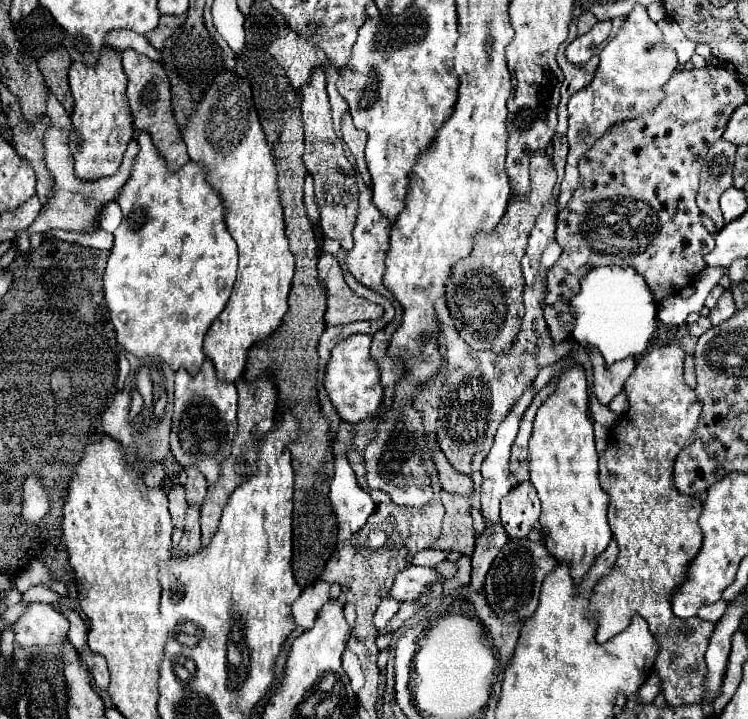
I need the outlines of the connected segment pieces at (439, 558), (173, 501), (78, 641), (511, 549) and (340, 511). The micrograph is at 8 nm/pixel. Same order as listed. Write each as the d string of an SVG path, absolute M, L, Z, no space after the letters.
M422 550L420 554L416 554L416 558L412 558L412 564L434 568L438 562L444 562L446 556L448 556L448 552L444 552L444 550Z
M176 486L172 488L172 492L168 494L168 500L170 500L170 514L172 514L172 522L176 528L184 530L184 518L186 518L186 498L184 498L184 488L182 486Z
M62 606L60 608L68 622L70 622L70 632L68 632L68 642L72 642L72 646L76 648L76 652L82 656L84 654L84 648L86 648L86 638L88 638L88 628L86 624L82 622L82 618L78 616L76 610L72 610L70 606Z
M508 540L486 574L484 594L488 606L506 624L528 620L538 608L540 586L546 574L550 574L556 568L556 564L558 562L544 550L544 544L532 540Z
M338 456L334 460L334 480L330 484L330 502L334 506L336 520L340 524L348 524L352 532L358 532L368 516L374 512L374 502L356 484L356 476L346 460L346 456Z

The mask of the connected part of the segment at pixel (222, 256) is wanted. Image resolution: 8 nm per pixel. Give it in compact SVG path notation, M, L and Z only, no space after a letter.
M138 134L140 152L128 182L124 184L118 204L122 206L122 224L114 232L114 246L104 270L104 298L116 330L116 340L136 358L156 356L172 370L184 368L198 374L204 364L202 340L210 324L222 312L236 280L238 250L224 226L224 204L208 186L204 168L194 162L184 164L178 172L168 172L150 134Z

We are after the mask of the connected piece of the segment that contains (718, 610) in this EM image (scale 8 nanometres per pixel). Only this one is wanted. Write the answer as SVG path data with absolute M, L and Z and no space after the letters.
M718 600L716 604L706 604L706 606L702 606L700 610L698 610L698 618L702 618L702 620L710 620L710 622L718 622L720 618L722 618L722 614L724 614L724 610L726 610L726 602L724 600Z

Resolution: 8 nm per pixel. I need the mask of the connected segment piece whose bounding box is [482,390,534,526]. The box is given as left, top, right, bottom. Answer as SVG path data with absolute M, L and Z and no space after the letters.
M526 390L520 398L520 402L516 402L516 406L512 408L512 412L506 416L506 420L500 424L500 430L496 432L496 438L494 438L494 446L490 450L490 454L486 456L484 464L482 464L482 516L484 516L484 522L486 526L496 526L500 524L500 500L510 492L512 488L512 482L510 482L510 470L508 470L508 460L510 460L510 448L514 444L514 438L518 434L518 424L520 424L520 418L524 414L524 410L530 406L534 398L534 392L532 390Z

